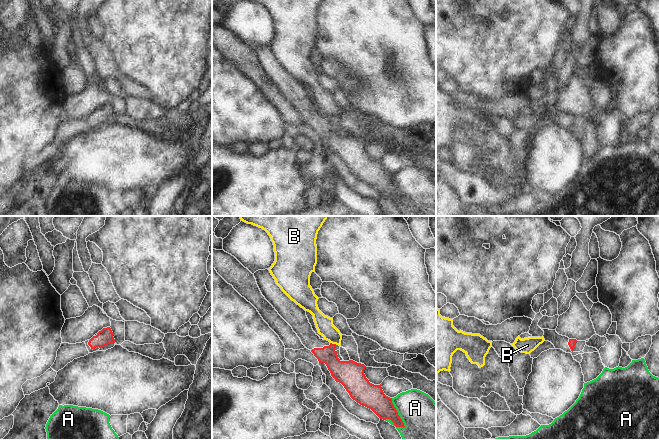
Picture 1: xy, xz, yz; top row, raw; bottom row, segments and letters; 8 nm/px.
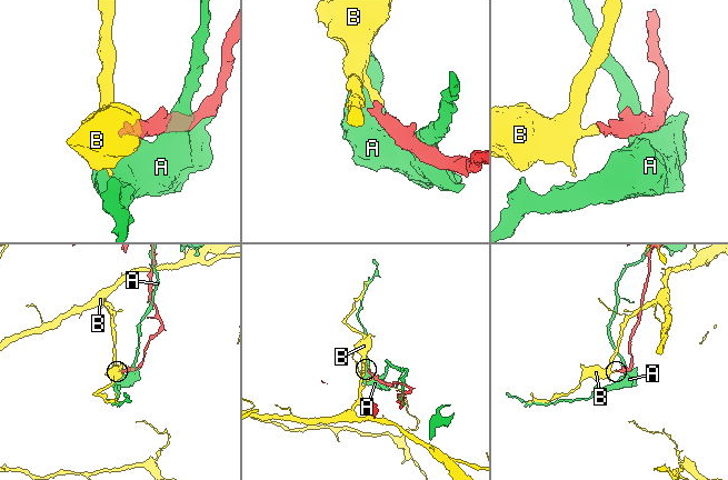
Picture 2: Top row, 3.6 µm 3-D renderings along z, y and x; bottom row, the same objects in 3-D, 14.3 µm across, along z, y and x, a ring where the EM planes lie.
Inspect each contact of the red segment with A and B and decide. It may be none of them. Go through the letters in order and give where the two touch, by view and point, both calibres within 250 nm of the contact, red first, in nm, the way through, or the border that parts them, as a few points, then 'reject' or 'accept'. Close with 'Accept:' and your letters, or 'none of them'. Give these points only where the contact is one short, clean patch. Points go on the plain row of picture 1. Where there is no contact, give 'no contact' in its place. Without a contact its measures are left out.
A: xz (397, 189) | 190/360 nm | reject
B: xz (334, 120) | 190/140 nm | along xz (330, 118), (338, 121) | reject
Accept: none of them

